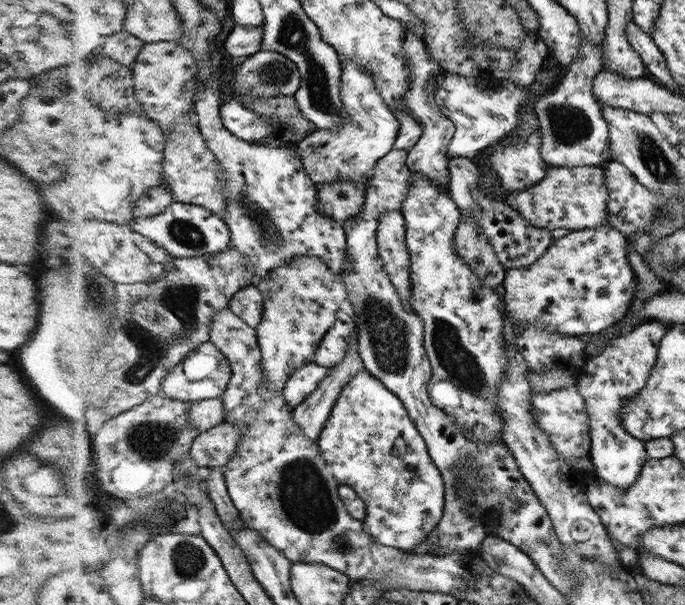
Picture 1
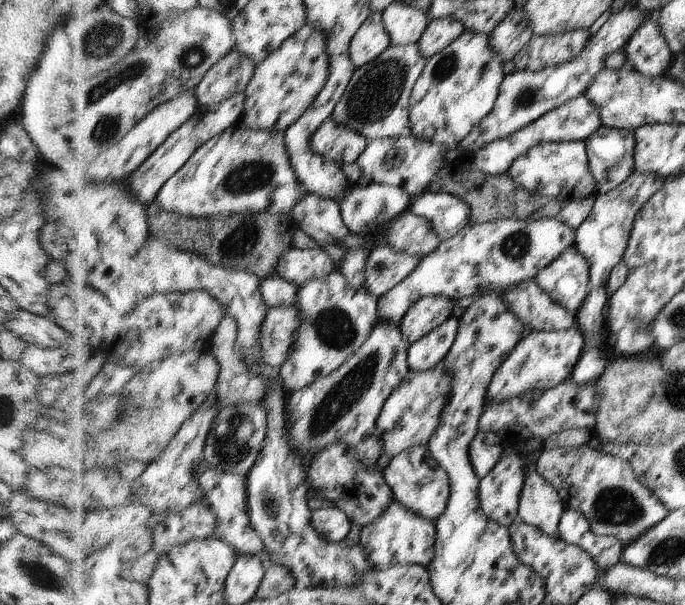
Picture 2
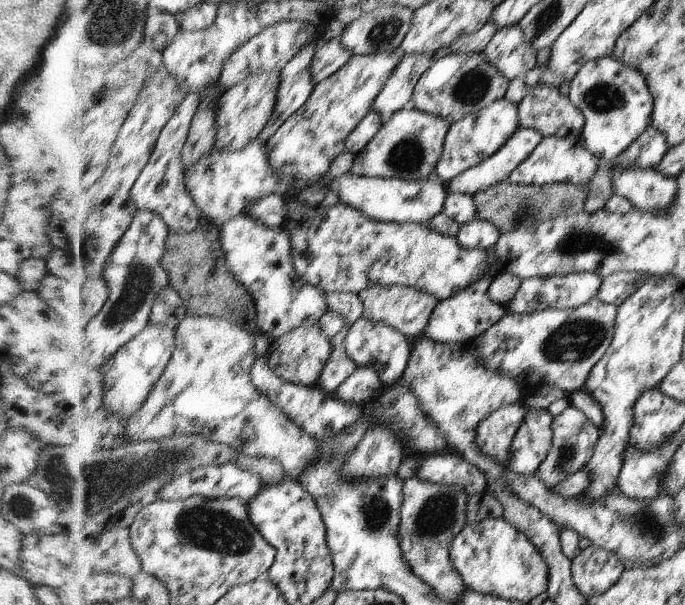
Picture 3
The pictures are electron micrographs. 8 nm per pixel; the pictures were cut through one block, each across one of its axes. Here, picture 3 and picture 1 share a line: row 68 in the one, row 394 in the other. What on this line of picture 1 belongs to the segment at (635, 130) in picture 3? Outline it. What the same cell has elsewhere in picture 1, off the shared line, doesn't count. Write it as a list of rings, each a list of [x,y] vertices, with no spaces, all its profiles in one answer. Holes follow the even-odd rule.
[[[646,320],[626,334],[606,342],[598,356],[588,358],[580,368],[574,384],[575,389],[585,397],[592,427],[592,450],[589,452],[594,475],[597,480],[606,481],[616,488],[632,487],[640,478],[649,455],[645,443],[631,434],[621,421],[625,399],[637,395],[648,382],[652,367],[657,359],[661,338],[669,324],[660,320]]]

